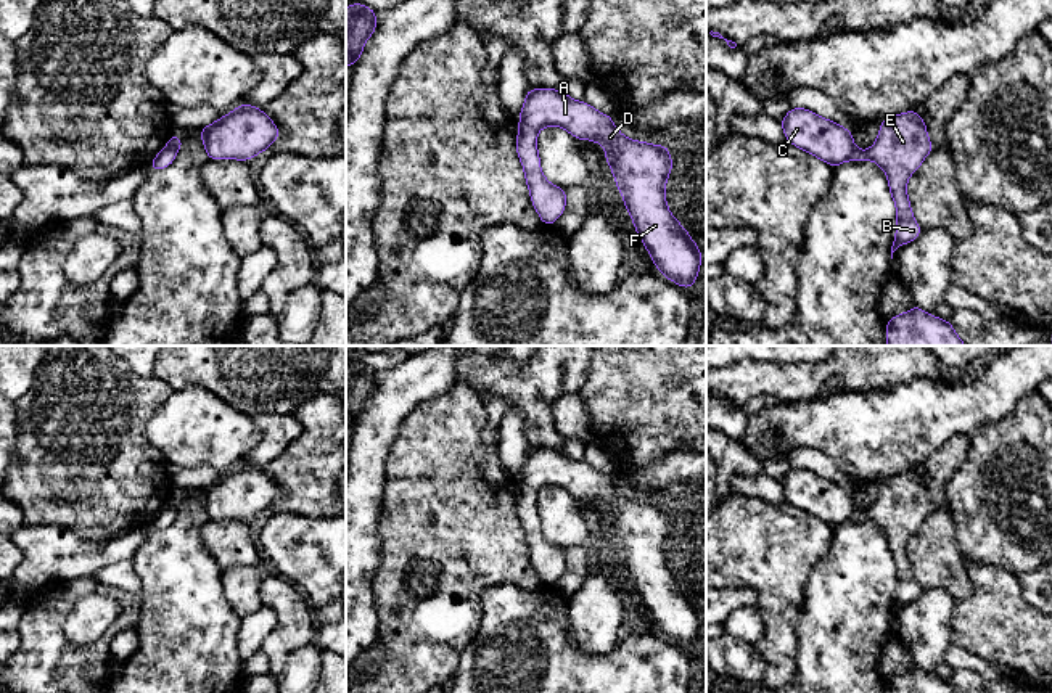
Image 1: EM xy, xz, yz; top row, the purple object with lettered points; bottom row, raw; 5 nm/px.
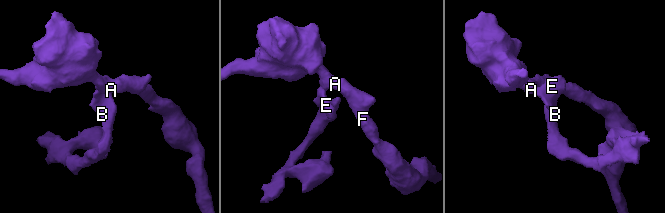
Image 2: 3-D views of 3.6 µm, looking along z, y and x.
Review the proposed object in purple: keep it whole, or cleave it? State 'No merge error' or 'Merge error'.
Merge error

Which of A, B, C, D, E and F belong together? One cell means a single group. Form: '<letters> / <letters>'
A C D F / B E

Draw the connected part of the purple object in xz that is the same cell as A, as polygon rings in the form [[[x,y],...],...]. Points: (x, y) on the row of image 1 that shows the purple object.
[[[529,88],[518,121],[536,132],[555,125],[568,130],[576,140],[603,145],[624,206],[658,272],[690,291],[698,278],[703,254],[668,209],[671,153],[666,145],[624,137],[611,119],[561,90]]]

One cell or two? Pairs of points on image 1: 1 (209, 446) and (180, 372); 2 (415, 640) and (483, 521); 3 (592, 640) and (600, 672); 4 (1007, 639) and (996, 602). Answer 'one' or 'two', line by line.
1: two
2: one
3: two
4: one

